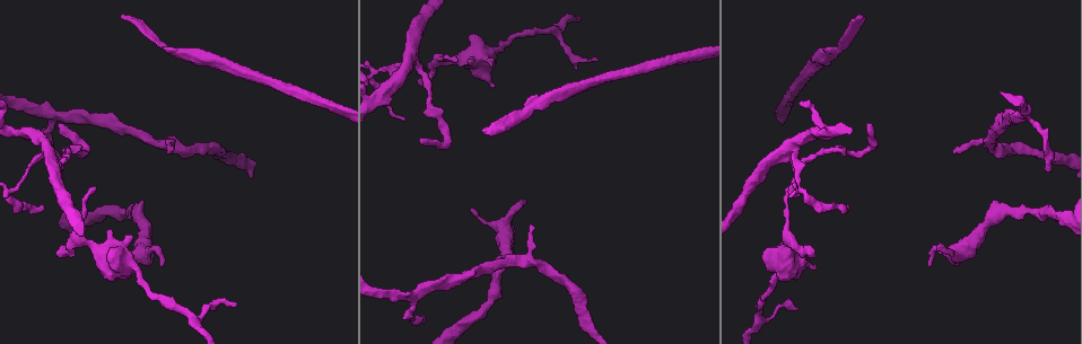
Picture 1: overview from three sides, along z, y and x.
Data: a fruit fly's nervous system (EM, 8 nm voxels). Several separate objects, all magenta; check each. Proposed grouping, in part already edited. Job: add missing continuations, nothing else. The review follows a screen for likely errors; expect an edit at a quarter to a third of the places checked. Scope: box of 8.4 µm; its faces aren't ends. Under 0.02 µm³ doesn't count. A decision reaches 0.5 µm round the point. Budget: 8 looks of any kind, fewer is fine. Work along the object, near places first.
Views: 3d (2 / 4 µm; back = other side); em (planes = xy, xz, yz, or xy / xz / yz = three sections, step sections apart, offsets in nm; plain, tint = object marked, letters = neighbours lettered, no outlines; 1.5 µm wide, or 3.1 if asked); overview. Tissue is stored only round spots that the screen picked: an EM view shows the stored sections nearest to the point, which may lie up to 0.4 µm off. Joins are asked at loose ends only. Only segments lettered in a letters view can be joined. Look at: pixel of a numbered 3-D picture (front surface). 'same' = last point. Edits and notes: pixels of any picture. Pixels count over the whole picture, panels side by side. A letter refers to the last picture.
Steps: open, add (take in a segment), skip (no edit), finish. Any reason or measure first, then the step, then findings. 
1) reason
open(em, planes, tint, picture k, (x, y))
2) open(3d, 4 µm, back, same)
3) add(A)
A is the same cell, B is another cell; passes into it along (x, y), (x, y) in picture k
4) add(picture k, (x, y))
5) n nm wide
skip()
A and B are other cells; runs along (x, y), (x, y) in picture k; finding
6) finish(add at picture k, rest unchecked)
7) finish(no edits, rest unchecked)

an open end
open(3d, 2 µm, picture 1, (456, 61))

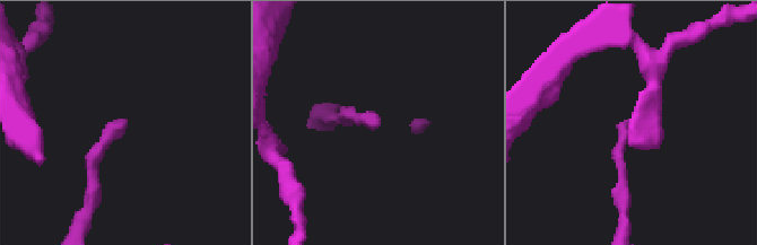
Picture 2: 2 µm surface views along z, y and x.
now the EM
open(em, planes, plain, picture 2, (380, 125))

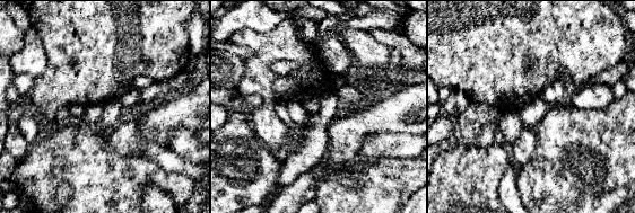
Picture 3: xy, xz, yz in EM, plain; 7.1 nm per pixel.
what lies round it
open(em, planes, letters, same)

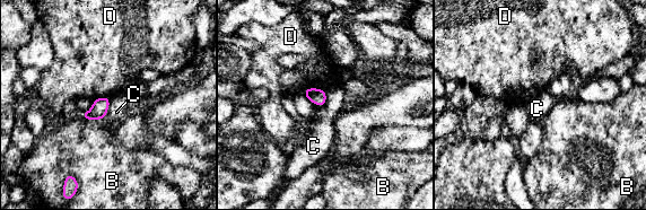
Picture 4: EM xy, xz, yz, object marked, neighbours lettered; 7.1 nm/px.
B touches over 170 nm
skip()
B, C and D are other cells; border along (110, 98), (107, 113), (103, 117) in picture 4; none of them fits

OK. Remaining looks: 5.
open(em, planes, letters, picture 1, (846, 209))

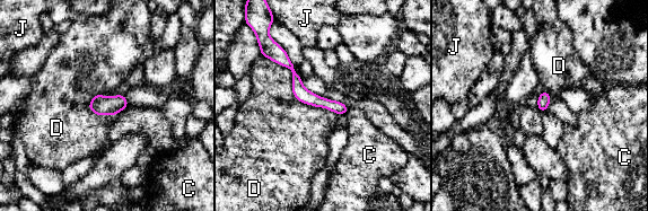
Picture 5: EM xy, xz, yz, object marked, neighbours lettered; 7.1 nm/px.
skip()
C, D and J are other cells; border along (262, 54), (338, 115) in picture 5; none of them fits

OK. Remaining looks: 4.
branch stops here
open(em, planes, letters, picture 1, (471, 209))

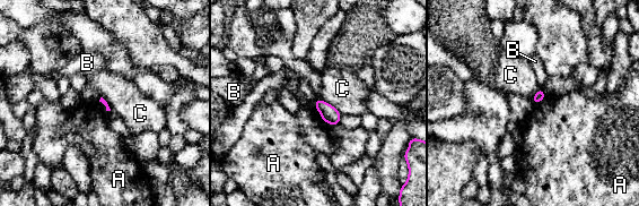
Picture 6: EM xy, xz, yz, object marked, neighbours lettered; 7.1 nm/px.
skip()
A, B and C are other cells; border along (314, 104), (322, 120) in picture 6; none of them fits

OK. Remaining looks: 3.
finish(no edits, rest unchecked)

